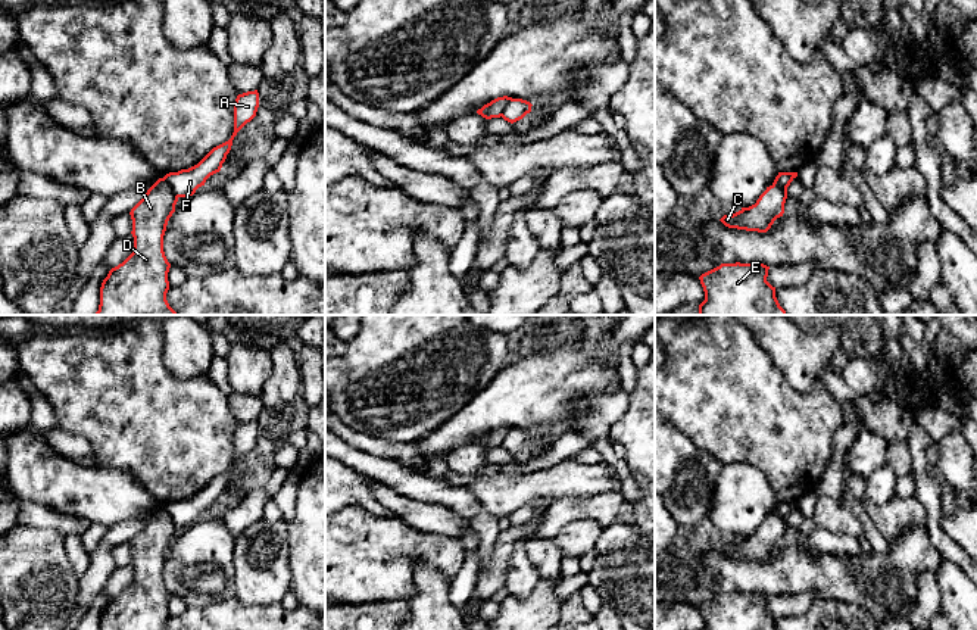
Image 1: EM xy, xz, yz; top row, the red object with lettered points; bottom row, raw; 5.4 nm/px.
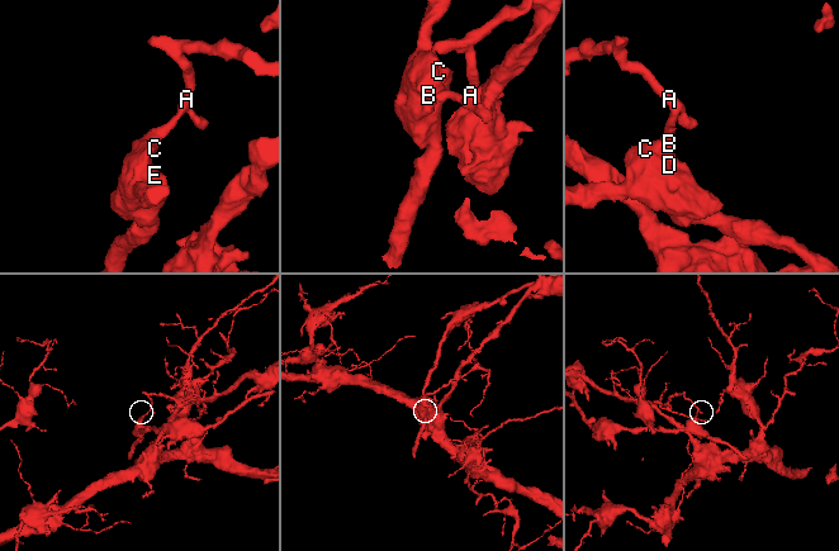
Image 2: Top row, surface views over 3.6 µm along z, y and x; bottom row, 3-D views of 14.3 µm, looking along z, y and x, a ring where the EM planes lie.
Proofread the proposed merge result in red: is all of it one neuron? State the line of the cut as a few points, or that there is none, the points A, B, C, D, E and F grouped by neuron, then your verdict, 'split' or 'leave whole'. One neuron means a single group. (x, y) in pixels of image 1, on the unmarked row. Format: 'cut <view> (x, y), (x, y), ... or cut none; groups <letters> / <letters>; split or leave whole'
cut xy (164, 507), (178, 526); groups A F / B C D E; split

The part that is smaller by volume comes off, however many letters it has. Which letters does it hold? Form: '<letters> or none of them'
B, C, D, E

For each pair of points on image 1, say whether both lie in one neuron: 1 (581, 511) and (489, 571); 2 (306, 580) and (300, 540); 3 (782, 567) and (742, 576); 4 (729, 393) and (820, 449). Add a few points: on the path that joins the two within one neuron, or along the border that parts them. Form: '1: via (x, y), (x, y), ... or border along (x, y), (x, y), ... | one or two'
1: via (556, 517), (543, 530), (520, 532), (505, 546) | one
2: via (306, 570), (306, 551) | one
3: via (771, 576), (752, 576) | one
4: via (751, 414), (765, 423), (777, 423), (798, 443) | one

